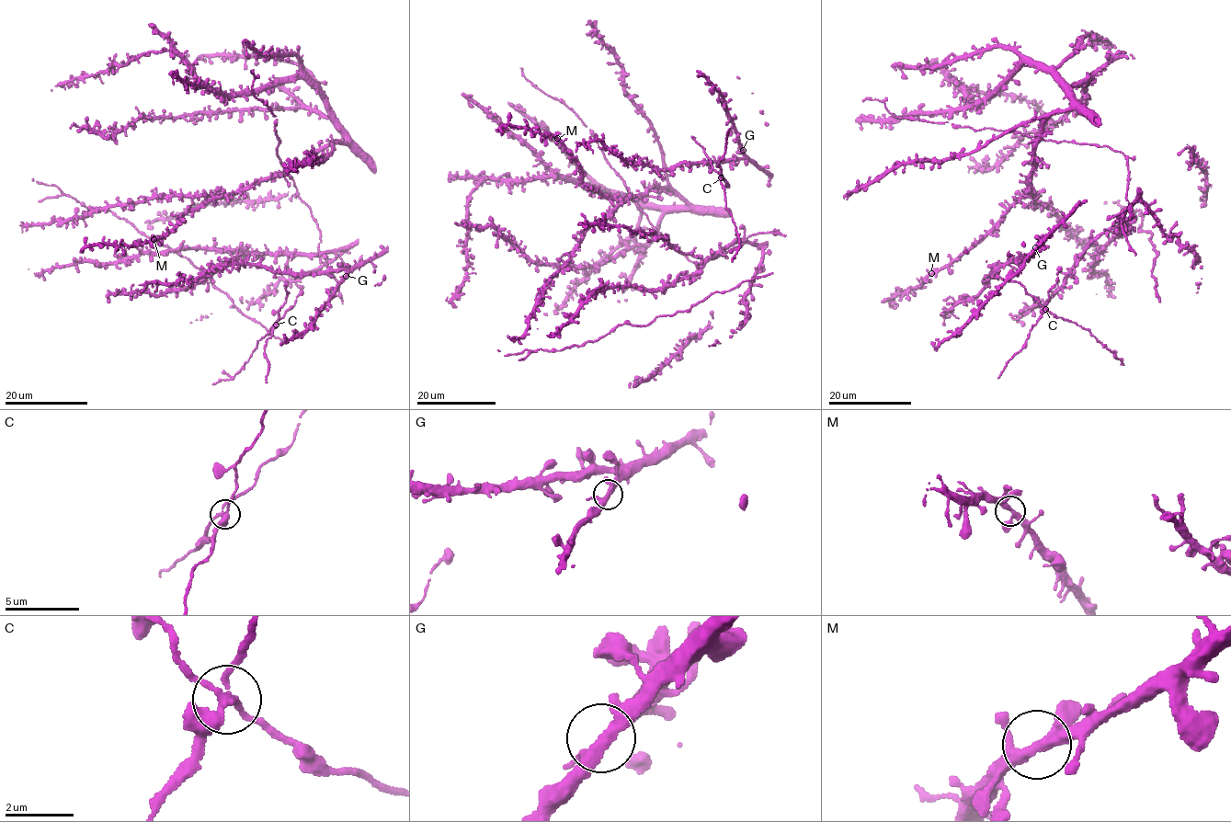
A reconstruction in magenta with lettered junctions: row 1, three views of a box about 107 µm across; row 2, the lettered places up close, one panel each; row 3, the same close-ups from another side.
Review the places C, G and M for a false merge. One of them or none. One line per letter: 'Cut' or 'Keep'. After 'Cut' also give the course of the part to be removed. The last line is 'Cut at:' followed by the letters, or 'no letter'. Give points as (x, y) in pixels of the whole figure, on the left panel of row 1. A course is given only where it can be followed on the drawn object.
C: Cut. Course of the part to remove: (276, 325), (257, 341), (241, 370), (228, 380), (212, 384)
G: Keep
M: Keep
Cut at: C

